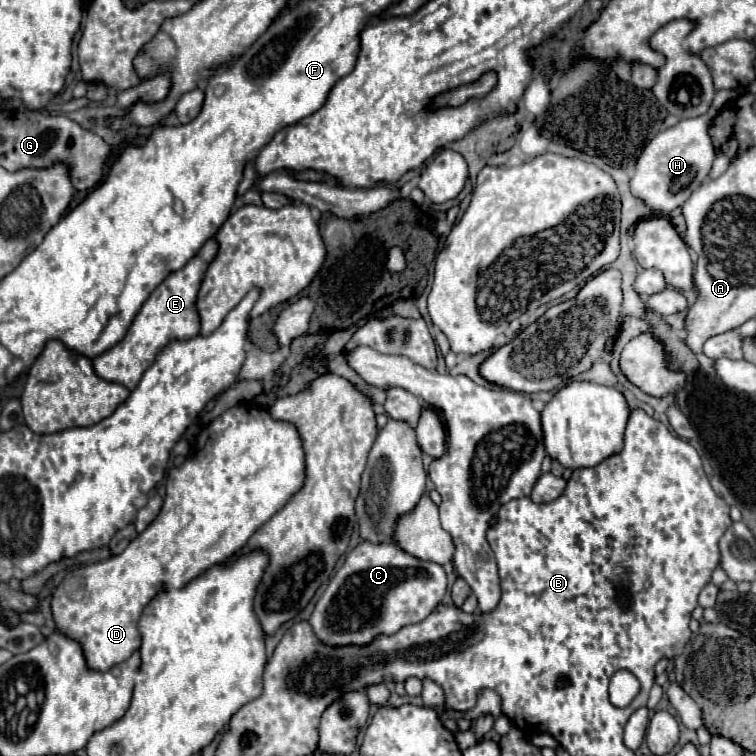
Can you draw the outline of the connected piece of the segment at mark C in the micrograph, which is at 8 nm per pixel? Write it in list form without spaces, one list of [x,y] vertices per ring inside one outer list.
[[[362,541],[348,553],[344,565],[330,579],[326,591],[322,593],[322,597],[314,607],[310,625],[314,627],[314,633],[328,645],[366,645],[376,635],[382,633],[392,635],[404,625],[424,621],[442,601],[444,593],[446,593],[446,573],[442,565],[410,557],[406,551],[398,549],[398,545],[388,543],[372,545],[368,541]]]

